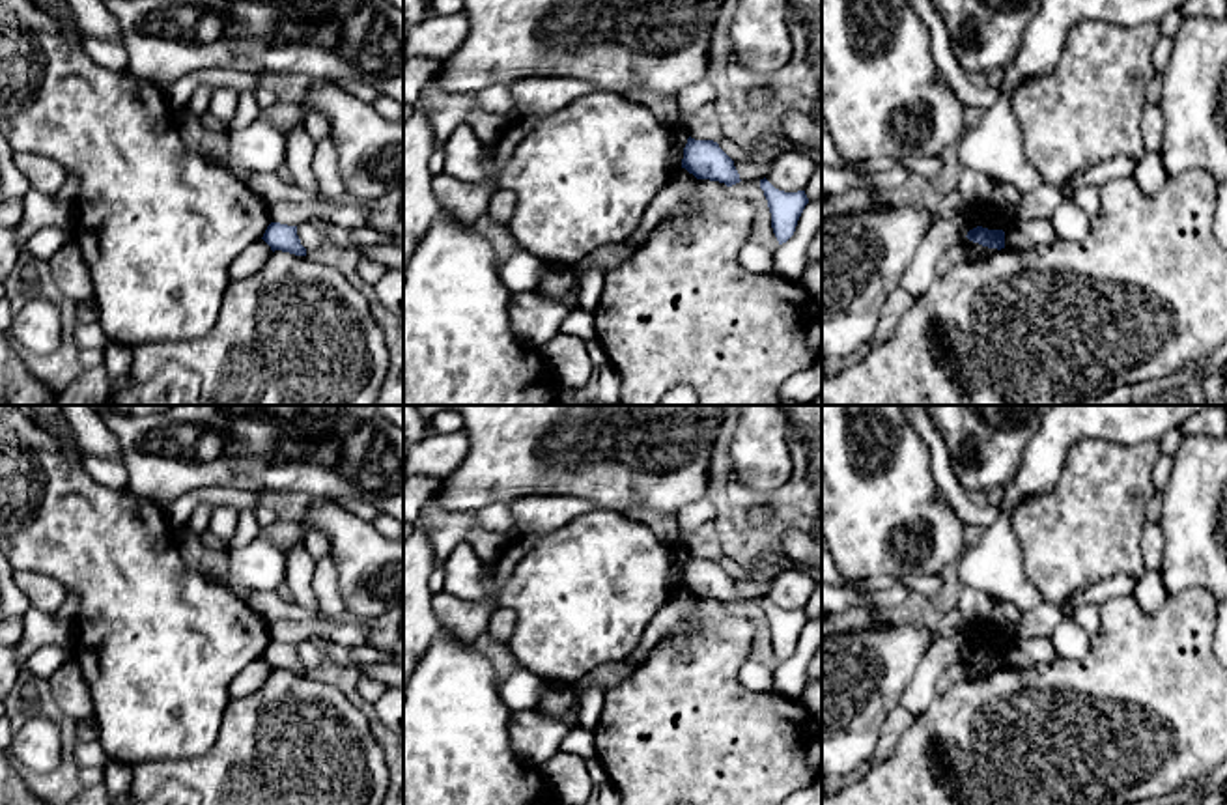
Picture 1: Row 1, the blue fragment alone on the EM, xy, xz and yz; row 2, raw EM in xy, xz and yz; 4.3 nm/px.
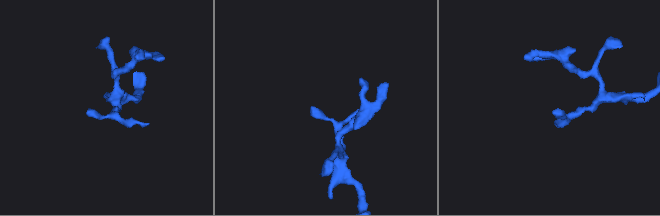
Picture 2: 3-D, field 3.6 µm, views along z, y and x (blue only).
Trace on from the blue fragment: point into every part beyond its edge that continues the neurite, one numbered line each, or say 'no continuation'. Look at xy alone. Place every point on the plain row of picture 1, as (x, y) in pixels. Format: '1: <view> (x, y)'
no continuation

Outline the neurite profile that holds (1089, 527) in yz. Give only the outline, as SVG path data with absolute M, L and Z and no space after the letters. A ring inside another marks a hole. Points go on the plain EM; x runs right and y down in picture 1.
M1106 439L1076 443L1063 461L1055 487L1022 504L1014 515L1023 573L1044 601L1061 603L1072 592L1115 575L1145 573L1143 536L1147 504L1156 487L1152 471L1162 456L1158 441L1124 446Z

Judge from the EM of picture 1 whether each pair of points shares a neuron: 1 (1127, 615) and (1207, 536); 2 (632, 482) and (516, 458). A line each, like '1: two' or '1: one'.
1: two
2: one

